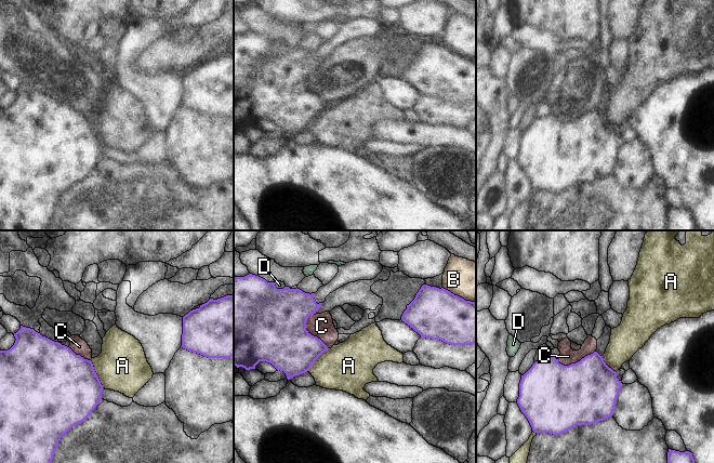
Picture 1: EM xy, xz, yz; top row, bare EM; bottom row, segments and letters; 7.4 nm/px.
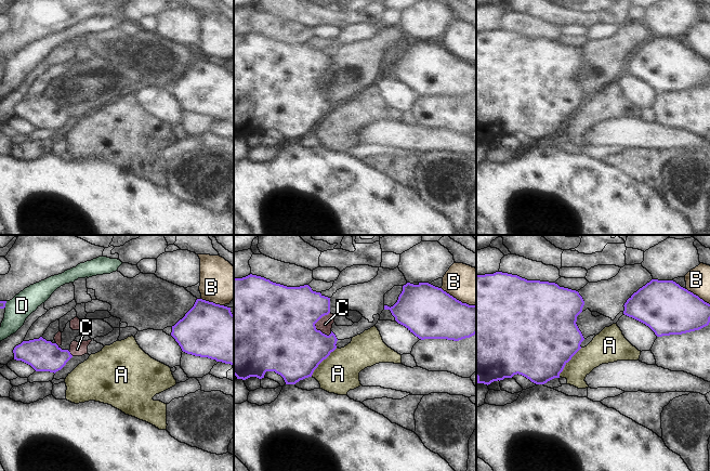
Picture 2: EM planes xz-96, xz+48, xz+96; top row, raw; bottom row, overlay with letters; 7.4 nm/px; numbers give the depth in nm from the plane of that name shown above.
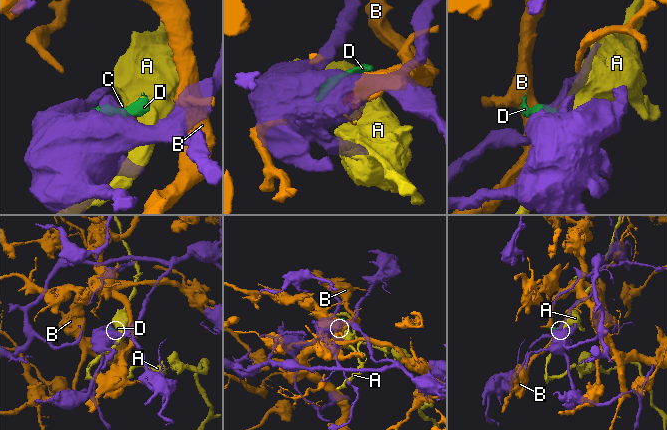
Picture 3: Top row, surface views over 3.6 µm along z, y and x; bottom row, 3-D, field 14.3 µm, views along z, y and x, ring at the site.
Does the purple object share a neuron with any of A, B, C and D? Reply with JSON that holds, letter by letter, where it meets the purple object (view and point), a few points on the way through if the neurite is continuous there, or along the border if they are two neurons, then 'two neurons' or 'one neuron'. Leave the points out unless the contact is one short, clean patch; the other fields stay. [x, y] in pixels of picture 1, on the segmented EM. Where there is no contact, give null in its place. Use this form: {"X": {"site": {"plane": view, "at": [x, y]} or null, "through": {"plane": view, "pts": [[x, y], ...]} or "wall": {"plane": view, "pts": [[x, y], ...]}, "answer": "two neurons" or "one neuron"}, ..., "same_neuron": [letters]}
{"A": {"site": {"plane": "xy", "at": [96, 374]}, "answer": "two neurons"}, "B": {"site": {"plane": "xz", "at": [459, 296]}, "answer": "two neurons"}, "C": {"site": {"plane": "xz", "at": [309, 333]}, "through": {"plane": "xz", "pts": [[276, 332], [309, 333], [321, 326]]}, "answer": "one neuron"}, "D": {"site": {"plane": "xz", "at": [278, 289]}, "wall": {"plane": "xz", "pts": [[274, 282], [277, 288], [285, 286]]}, "answer": "two neurons"}, "same_neuron": ["C"]}

